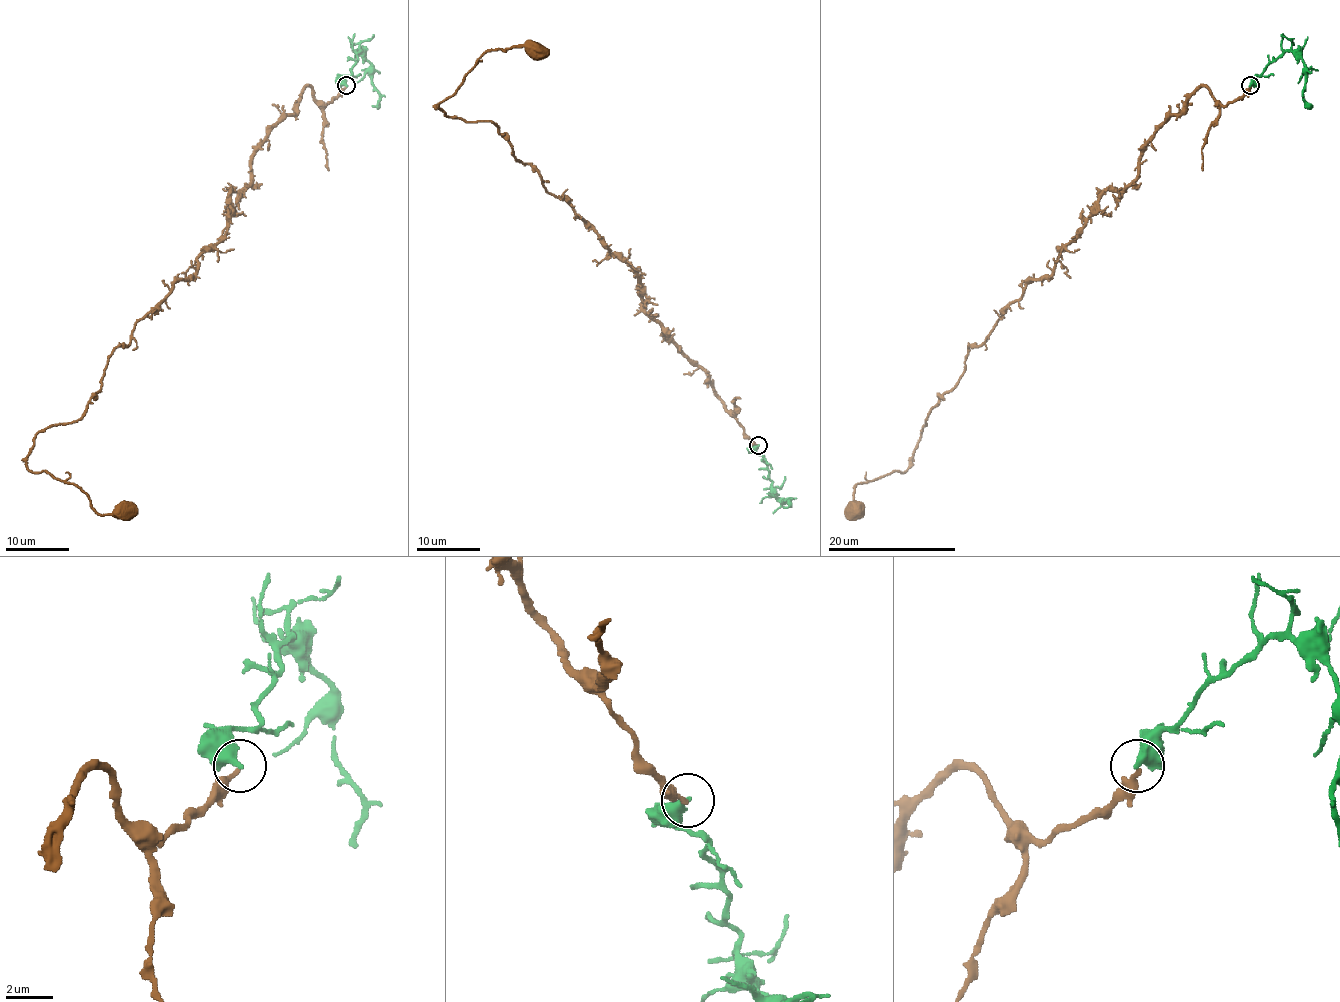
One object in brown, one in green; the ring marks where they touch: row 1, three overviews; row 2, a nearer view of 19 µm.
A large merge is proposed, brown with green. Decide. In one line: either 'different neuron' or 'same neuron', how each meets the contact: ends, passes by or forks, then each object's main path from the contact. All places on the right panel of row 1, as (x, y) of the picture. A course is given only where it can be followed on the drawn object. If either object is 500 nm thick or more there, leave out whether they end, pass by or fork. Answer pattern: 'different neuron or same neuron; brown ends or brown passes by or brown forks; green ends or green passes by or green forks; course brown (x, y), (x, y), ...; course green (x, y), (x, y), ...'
different neuron; brown ends; green ends; course brown (1249, 86), (1221, 105), (1202, 86), (1155, 132), (1138, 175), (968, 348), (909, 466), (857, 485), (855, 510); course green (1249, 86), (1286, 51), (1293, 51), (1304, 63), (1304, 94), (1312, 105)

